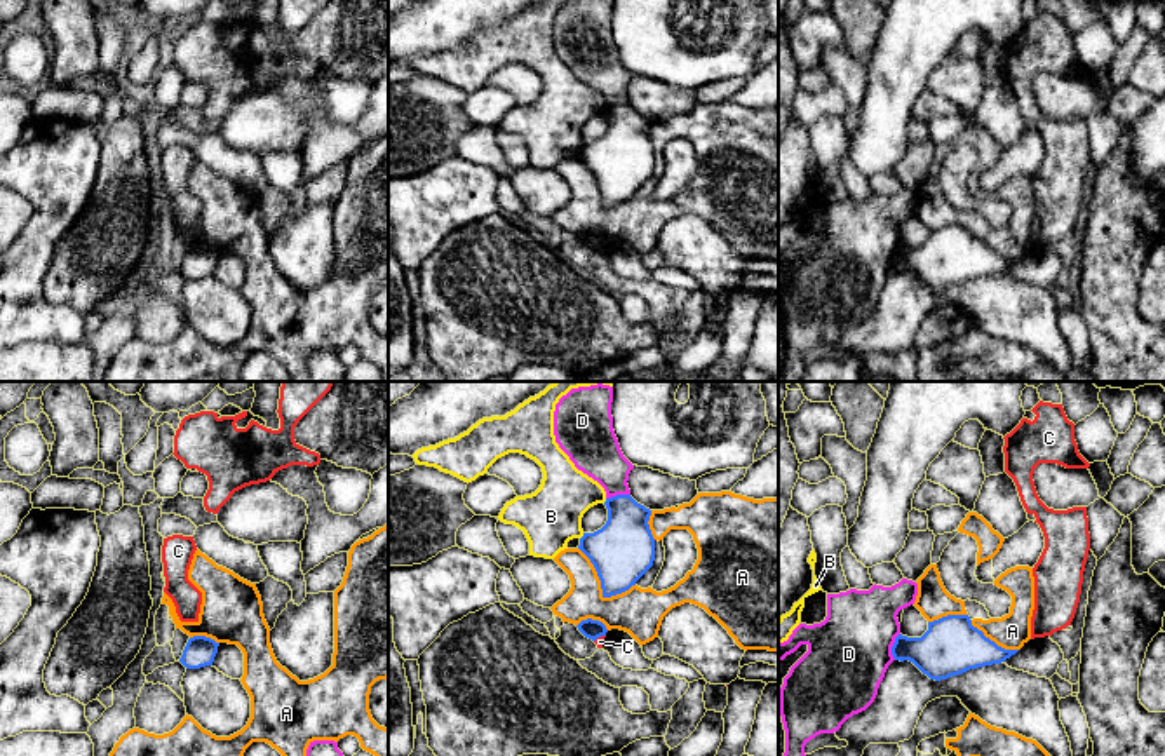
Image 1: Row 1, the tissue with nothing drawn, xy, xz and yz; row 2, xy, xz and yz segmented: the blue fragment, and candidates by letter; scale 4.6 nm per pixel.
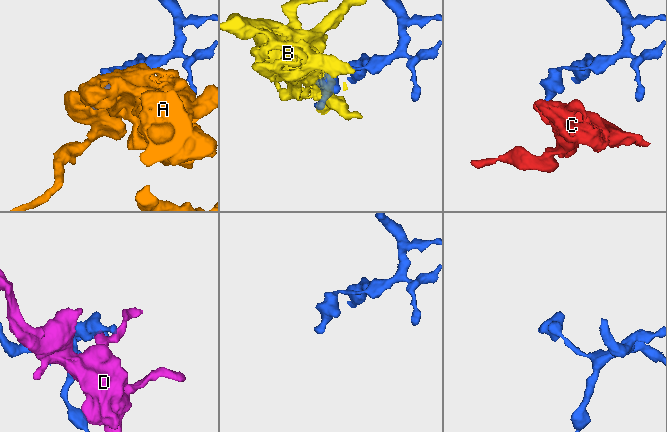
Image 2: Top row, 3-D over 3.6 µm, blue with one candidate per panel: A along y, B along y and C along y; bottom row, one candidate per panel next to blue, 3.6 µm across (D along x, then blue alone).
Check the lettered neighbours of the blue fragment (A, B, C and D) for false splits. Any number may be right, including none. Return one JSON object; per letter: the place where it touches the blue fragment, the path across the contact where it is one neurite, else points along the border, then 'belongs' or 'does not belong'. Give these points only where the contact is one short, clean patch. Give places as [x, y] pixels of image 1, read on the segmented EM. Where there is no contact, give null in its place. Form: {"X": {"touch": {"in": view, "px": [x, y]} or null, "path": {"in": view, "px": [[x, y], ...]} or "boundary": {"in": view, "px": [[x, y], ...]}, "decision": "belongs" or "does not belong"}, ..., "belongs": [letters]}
{"A": {"touch": {"in": "xz", "px": [601, 587]}, "decision": "does not belong"}, "B": {"touch": {"in": "xz", "px": [582, 537]}, "decision": "does not belong"}, "C": {"touch": {"in": "xz", "px": [599, 636]}, "boundary": {"in": "xz", "px": [[605, 634], [594, 641]]}, "decision": "does not belong"}, "D": {"touch": {"in": "yz", "px": [892, 647]}, "decision": "does not belong"}, "belongs": []}

